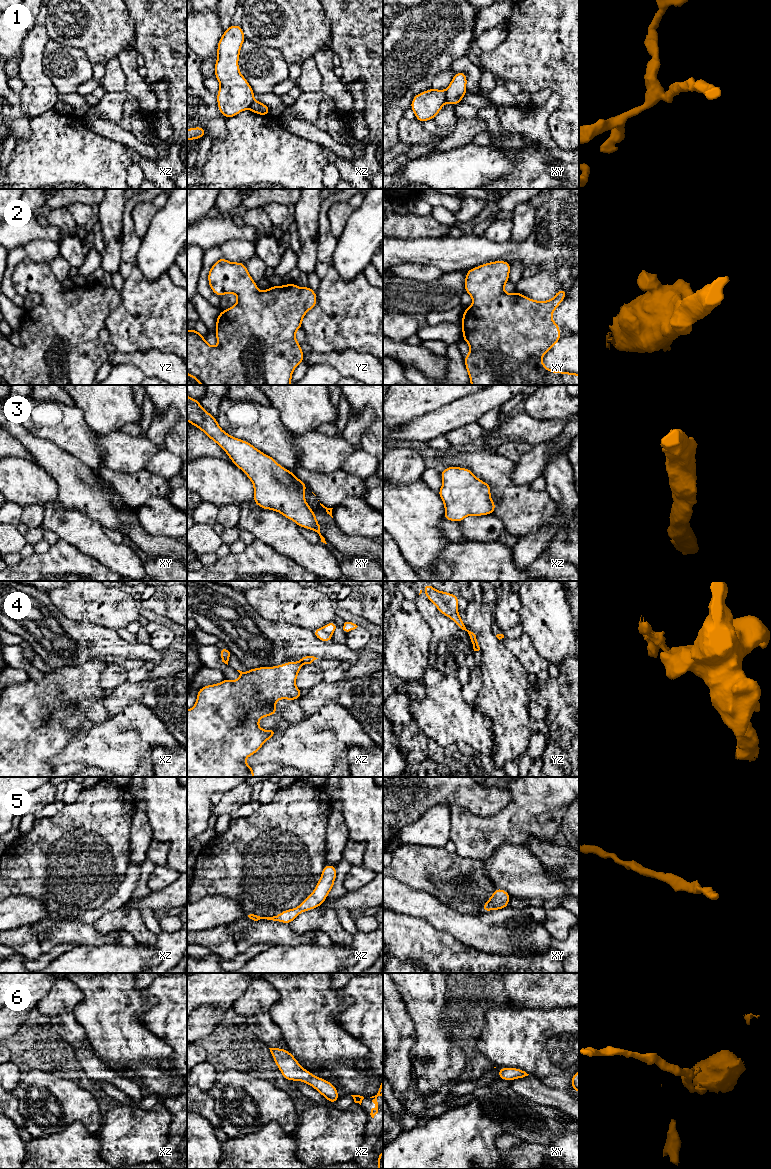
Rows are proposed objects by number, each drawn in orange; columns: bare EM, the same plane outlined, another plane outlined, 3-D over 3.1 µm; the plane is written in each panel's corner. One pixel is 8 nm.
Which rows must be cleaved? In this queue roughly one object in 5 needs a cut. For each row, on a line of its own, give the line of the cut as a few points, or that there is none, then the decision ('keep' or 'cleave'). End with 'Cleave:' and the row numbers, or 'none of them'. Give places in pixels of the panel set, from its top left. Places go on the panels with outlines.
1: cut in xy along (444, 91), (447, 101); cleave
2: no cut; keep
3: no cut; keep
4: cut in yz along (467, 628), (465, 631); cleave
5: no cut; keep
6: no cut; keep
Cleave: 1, 4

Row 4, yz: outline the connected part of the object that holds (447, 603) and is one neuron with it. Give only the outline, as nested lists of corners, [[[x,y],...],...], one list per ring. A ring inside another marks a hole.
[[[425,583],[424,592],[428,600],[438,608],[439,613],[449,617],[457,624],[461,631],[466,632],[467,628],[458,613],[459,597],[457,595],[444,591],[438,591],[429,583]]]

